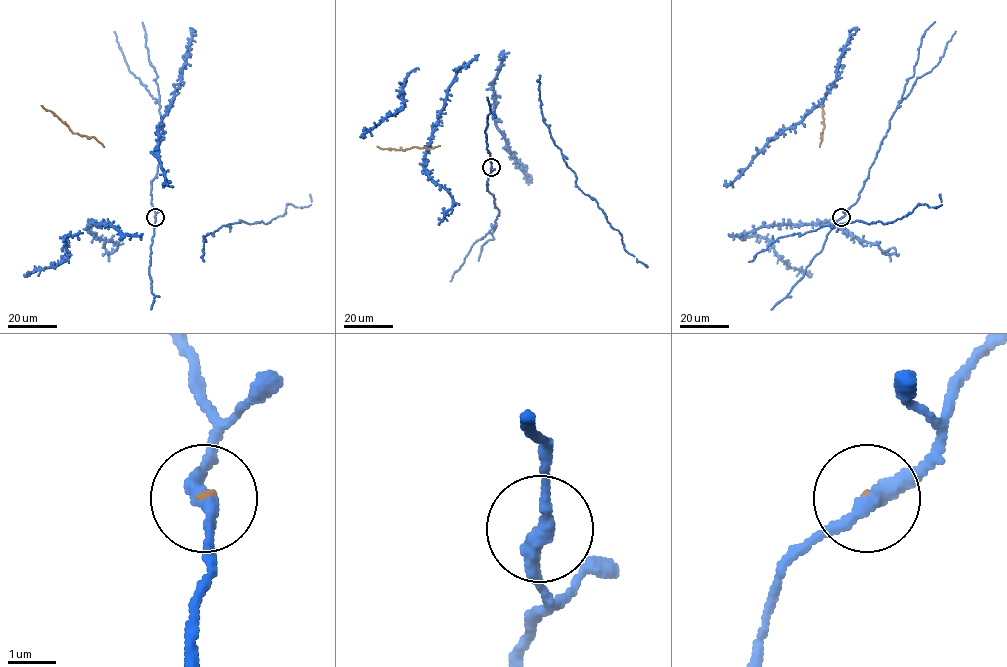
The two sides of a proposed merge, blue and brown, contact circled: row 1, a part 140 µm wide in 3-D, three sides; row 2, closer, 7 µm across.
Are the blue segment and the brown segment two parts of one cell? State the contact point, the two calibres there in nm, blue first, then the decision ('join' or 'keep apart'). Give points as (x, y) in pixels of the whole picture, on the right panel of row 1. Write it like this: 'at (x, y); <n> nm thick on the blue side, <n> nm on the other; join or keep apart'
at (841, 217); 320 nm thick on the blue side, 60 nm on the other; keep apart

